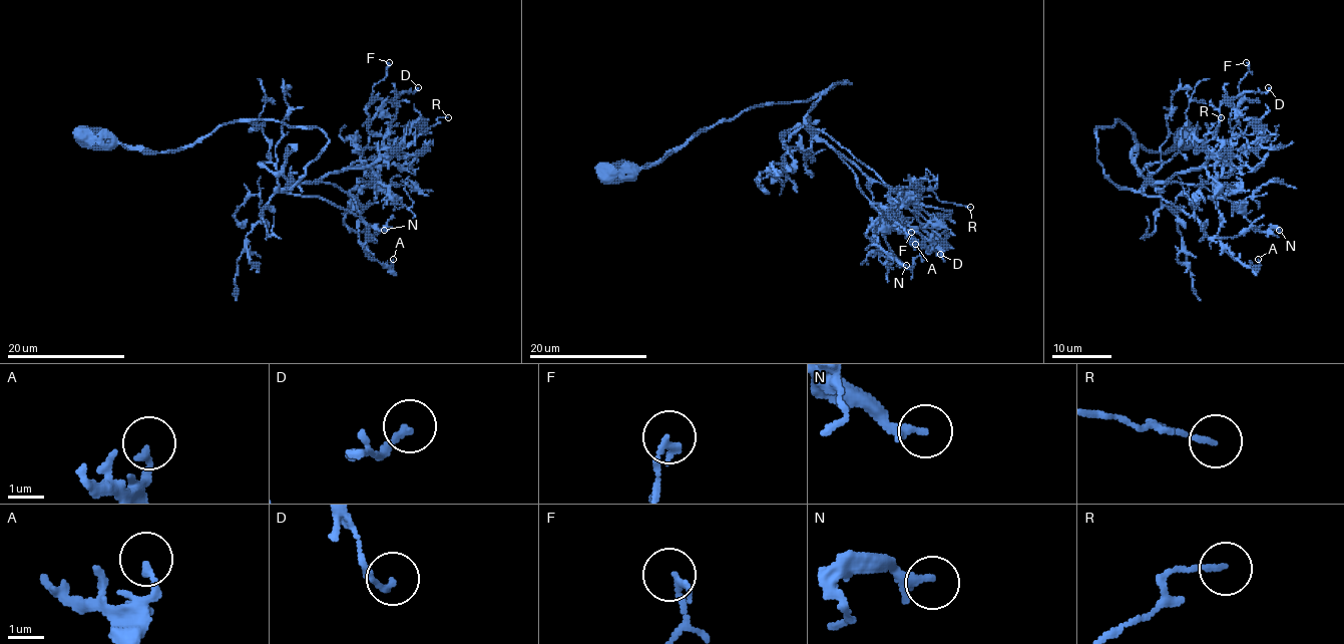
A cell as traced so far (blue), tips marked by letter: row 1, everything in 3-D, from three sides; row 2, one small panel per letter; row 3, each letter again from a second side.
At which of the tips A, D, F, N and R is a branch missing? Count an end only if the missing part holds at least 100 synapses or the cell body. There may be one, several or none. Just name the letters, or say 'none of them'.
none of them

